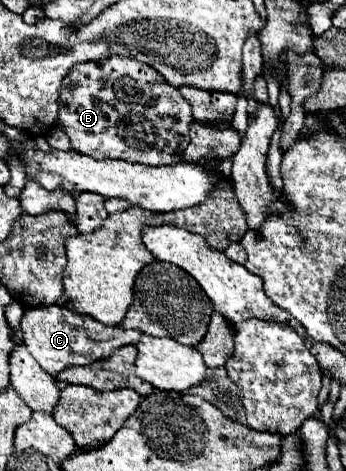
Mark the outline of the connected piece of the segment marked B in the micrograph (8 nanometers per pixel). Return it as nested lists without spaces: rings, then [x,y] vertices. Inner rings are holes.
[[[113,54],[113,56],[103,58],[103,60],[91,60],[91,62],[71,66],[69,74],[63,78],[61,88],[59,88],[59,116],[57,116],[57,122],[63,126],[65,134],[69,136],[71,146],[79,152],[87,152],[89,156],[95,156],[95,158],[121,158],[121,160],[131,160],[131,162],[149,164],[149,166],[165,166],[165,164],[175,164],[175,162],[183,160],[183,152],[189,144],[189,128],[193,124],[193,118],[191,118],[191,104],[181,96],[179,88],[171,86],[163,76],[159,76],[159,72],[155,68],[151,68],[145,62],[135,60],[133,56]]]

